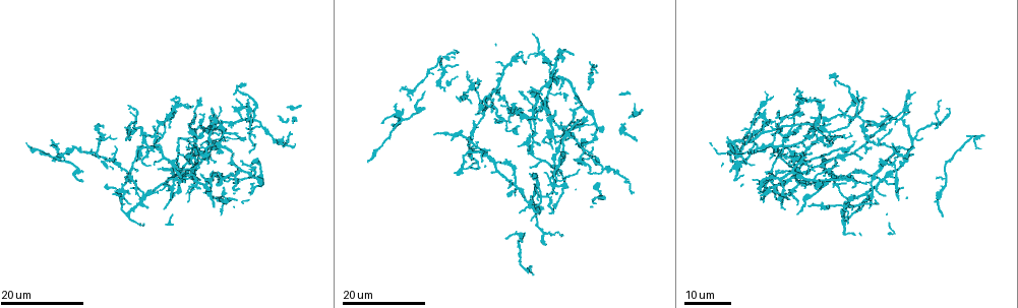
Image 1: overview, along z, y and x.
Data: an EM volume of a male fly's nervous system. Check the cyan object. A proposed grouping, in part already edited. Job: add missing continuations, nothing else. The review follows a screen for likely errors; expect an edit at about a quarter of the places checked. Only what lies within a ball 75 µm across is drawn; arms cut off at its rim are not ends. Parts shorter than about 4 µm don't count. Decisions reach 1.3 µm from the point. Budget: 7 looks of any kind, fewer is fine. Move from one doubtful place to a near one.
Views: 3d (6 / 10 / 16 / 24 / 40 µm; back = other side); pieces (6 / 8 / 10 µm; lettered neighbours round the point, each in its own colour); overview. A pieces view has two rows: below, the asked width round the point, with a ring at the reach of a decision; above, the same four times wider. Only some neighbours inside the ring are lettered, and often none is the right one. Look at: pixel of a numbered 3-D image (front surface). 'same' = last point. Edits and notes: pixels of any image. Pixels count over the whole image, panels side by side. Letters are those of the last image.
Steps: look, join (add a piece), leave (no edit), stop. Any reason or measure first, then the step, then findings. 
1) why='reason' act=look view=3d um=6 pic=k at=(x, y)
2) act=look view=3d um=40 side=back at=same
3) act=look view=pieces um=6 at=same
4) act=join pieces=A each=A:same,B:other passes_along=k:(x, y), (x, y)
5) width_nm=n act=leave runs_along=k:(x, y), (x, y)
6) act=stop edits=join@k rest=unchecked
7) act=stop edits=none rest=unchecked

why='an open end' act=look view=3d um=24 pic=1 at=(246, 105)

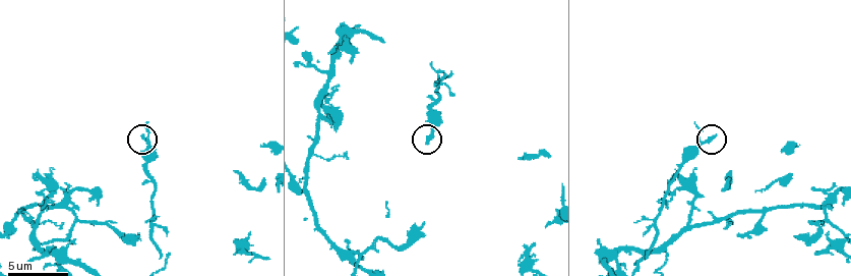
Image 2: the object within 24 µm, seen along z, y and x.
act=look view=pieces um=6 pic=2 at=(714, 137)

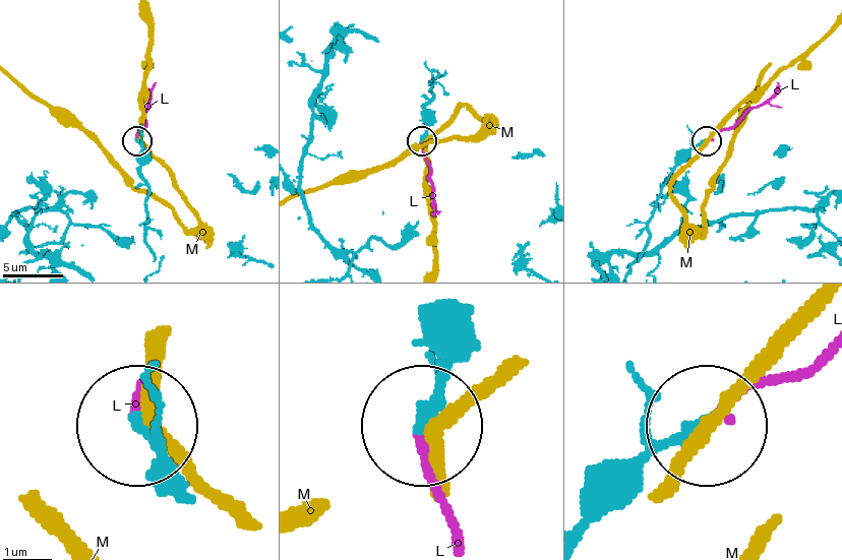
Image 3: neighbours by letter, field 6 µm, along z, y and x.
act=join pieces=L each=L:same,M:other passes_along=3:(715, 408), (821, 360) found='it goes on there'

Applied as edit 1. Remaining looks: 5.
act=look view=overview

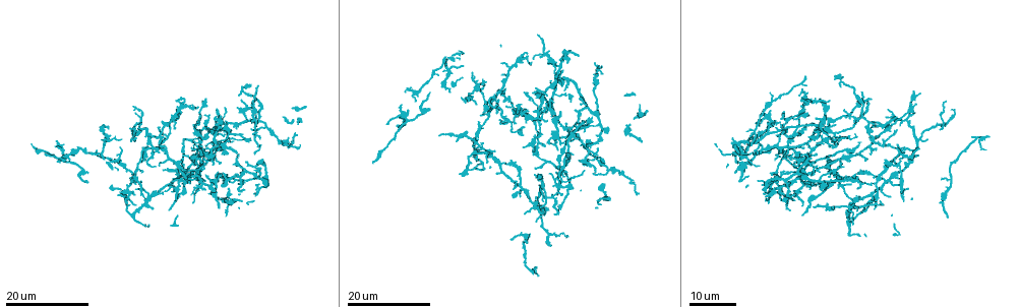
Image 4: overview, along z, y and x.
why='tapers out' act=look view=3d um=24 pic=4 at=(829, 101)

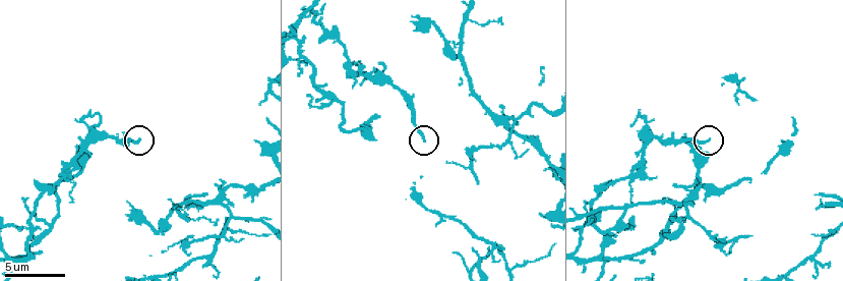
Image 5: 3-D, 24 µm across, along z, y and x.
why='see the neighbours' act=look view=pieces um=10 pic=5 at=(140, 139)

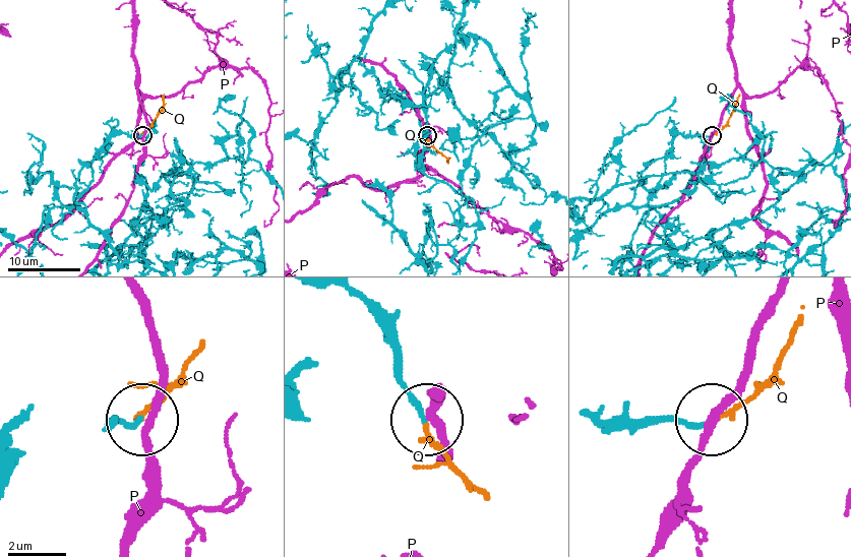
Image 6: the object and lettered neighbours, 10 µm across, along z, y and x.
width_nm=160 act=join pieces=Q each=P:other,Q:same passes_along=6:(693, 134), (709, 136), (716, 132), (731, 114), (739, 95) found='it goes on there'

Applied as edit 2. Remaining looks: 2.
act=stop edits=join@3,join@6 rest=unchecked

